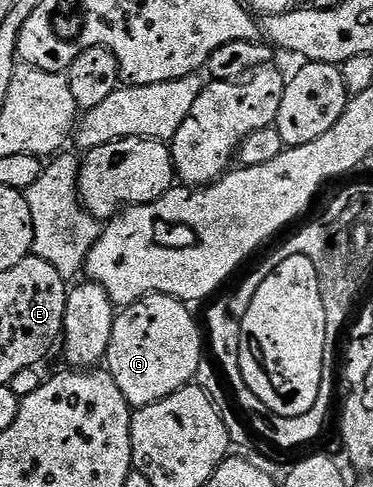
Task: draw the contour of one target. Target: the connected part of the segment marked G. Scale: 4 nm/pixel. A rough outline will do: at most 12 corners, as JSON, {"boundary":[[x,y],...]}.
{"boundary":[[186,301],[116,313],[104,363],[134,409],[194,383],[203,332]]}

